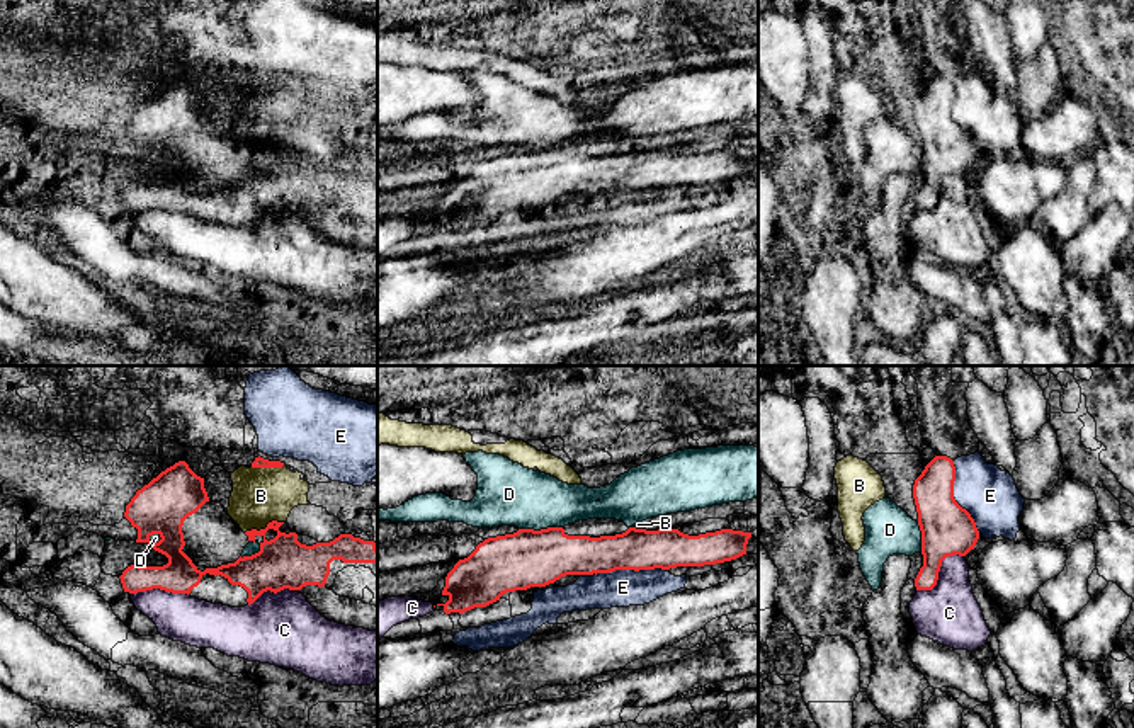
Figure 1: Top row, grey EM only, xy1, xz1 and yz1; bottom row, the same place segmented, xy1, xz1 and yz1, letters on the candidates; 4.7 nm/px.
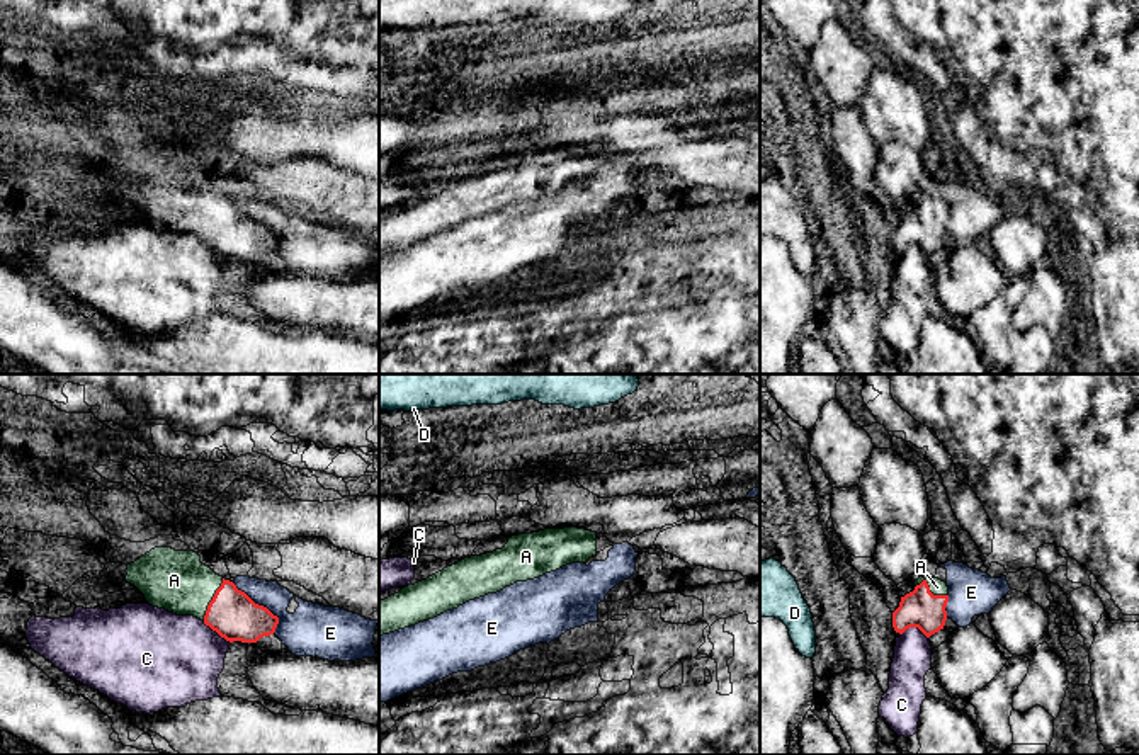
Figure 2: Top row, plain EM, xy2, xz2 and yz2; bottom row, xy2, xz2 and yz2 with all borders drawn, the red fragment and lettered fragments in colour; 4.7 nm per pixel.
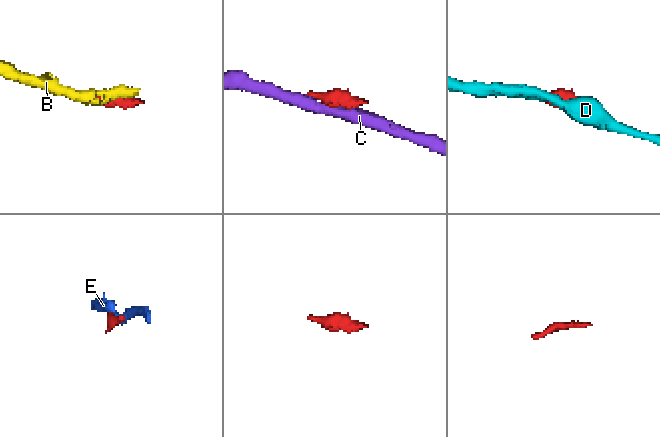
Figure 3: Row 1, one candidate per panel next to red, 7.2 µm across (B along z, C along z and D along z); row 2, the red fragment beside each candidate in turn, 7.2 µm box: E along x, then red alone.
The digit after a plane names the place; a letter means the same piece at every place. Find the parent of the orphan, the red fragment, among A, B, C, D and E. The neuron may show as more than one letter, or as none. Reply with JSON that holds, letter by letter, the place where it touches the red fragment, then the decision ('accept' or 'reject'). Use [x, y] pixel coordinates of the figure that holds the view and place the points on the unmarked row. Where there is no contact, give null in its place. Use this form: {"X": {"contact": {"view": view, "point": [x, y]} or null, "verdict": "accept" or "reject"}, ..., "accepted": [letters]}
{"A": {"contact": {"view": "xy2", "point": [213, 218]}, "verdict": "accept"}, "B": {"contact": {"view": "xy1", "point": [266, 147]}, "verdict": "reject"}, "C": {"contact": {"view": "yz1", "point": [939, 189]}, "verdict": "reject"}, "D": {"contact": {"view": "xz1", "point": [541, 148]}, "verdict": "reject"}, "E": {"contact": {"view": "yz1", "point": [952, 116]}, "verdict": "reject"}, "accepted": ["A"]}

